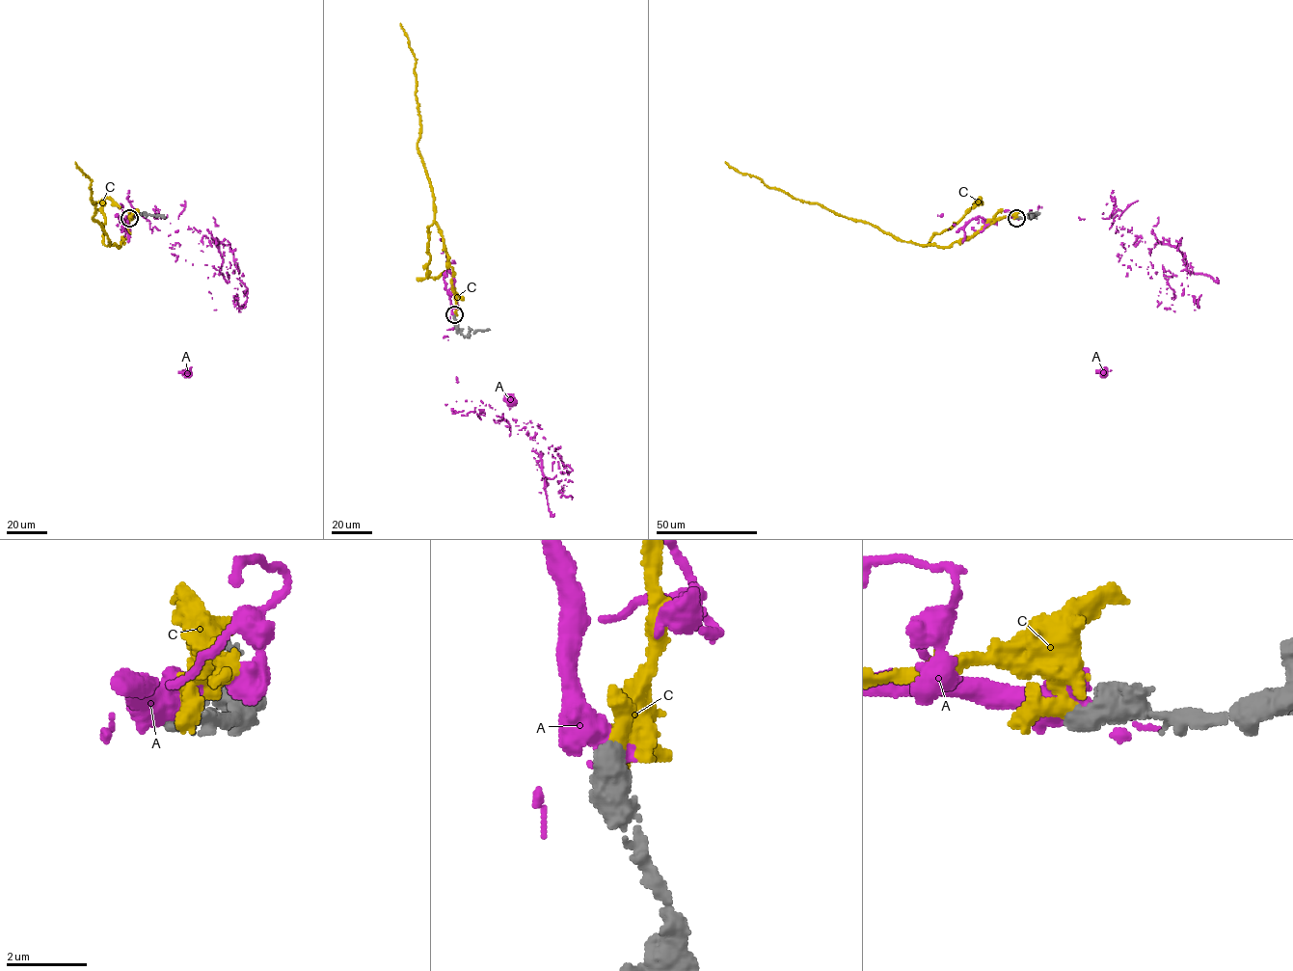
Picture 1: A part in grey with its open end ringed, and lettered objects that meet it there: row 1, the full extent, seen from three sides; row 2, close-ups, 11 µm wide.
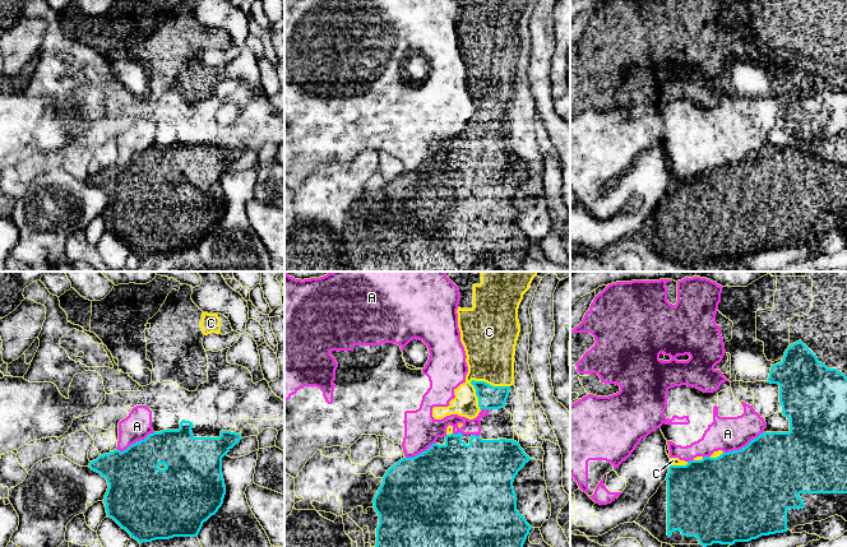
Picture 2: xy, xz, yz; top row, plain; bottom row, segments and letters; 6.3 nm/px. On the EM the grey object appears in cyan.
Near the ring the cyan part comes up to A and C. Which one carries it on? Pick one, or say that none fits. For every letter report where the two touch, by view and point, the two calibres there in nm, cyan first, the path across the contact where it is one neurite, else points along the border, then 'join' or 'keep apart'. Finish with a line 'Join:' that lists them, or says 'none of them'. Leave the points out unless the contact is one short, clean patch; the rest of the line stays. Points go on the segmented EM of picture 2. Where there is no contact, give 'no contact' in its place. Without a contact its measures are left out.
A: xy (137, 441) | 340/180 nm | keep apart
C: xz (489, 384) | 150/320 nm | join
Join: C

